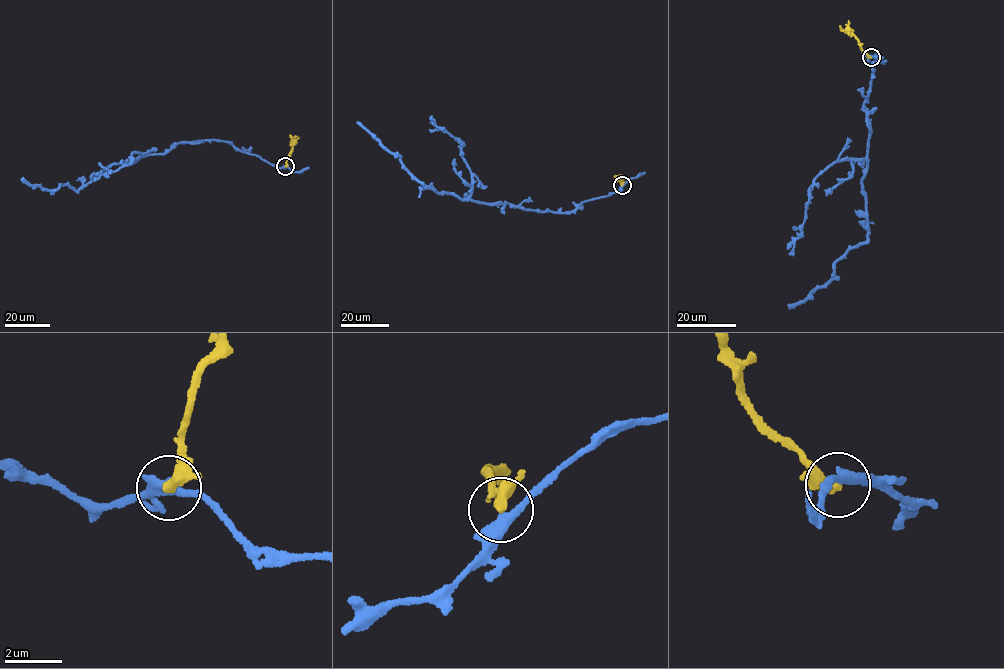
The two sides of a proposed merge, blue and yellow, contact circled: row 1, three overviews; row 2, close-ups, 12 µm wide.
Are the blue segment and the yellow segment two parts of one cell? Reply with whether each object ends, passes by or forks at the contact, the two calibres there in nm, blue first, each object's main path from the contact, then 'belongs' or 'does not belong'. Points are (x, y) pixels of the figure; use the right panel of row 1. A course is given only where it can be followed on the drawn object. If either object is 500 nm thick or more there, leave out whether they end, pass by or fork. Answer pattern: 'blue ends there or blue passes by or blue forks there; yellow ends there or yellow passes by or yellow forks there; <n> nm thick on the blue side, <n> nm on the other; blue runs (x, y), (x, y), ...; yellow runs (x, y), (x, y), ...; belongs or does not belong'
blue passes by; yellow passes by; 360 nm thick on the blue side, 280 nm on the other; blue runs (871, 57), (882, 62), (863, 107), (870, 128), (861, 182), (867, 240), (834, 264), (828, 283), (789, 309); yellow runs (871, 57), (863, 51), (854, 35), (842, 30), (840, 25); does not belong

